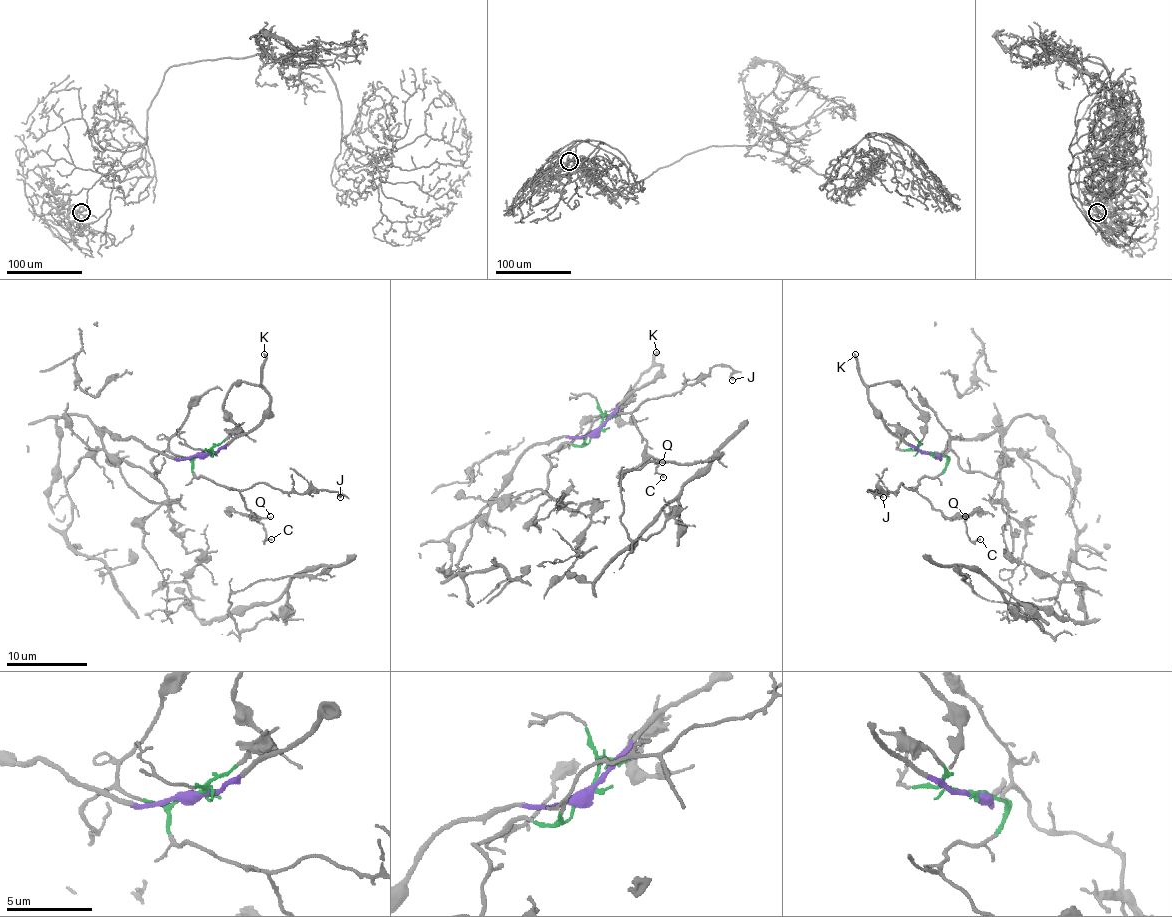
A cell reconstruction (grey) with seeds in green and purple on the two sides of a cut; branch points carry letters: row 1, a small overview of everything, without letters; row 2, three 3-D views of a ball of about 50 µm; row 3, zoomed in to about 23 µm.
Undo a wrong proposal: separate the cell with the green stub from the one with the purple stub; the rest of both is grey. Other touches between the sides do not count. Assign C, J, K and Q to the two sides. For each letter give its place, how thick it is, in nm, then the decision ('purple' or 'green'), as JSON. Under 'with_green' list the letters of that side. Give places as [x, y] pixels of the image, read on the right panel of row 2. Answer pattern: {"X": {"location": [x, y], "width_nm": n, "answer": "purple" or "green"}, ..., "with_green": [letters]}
{"C": {"location": [980, 539], "width_nm": 110, "answer": "green"}, "J": {"location": [883, 497], "width_nm": 130, "answer": "green"}, "K": {"location": [855, 354], "width_nm": 240, "answer": "purple"}, "Q": {"location": [965, 516], "width_nm": 120, "answer": "green"}, "with_green": ["C", "J", "Q"]}

